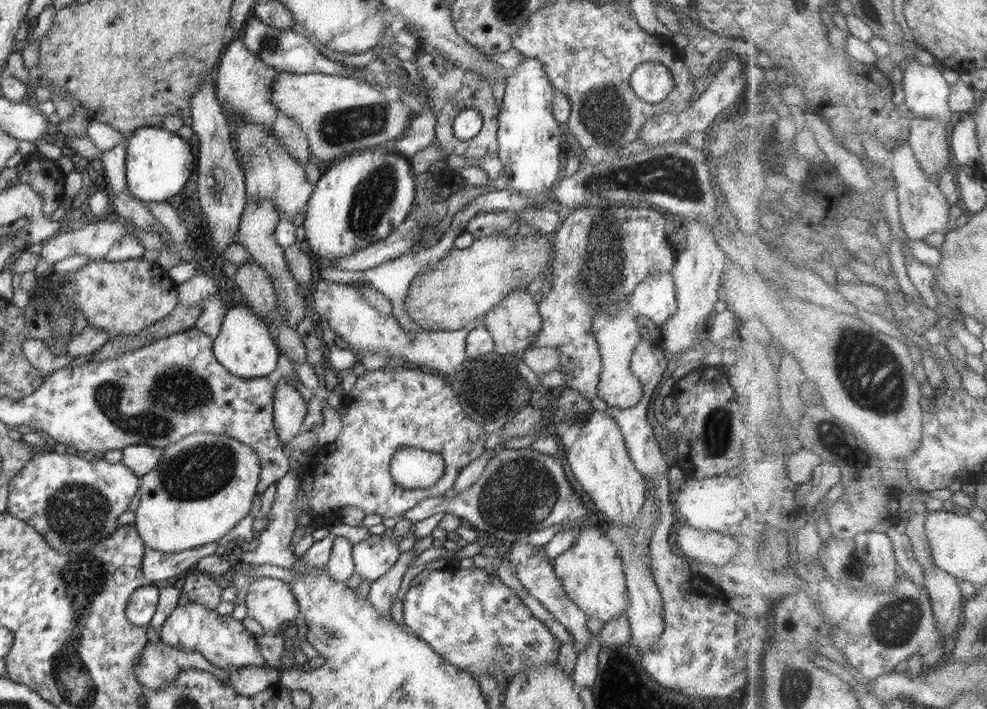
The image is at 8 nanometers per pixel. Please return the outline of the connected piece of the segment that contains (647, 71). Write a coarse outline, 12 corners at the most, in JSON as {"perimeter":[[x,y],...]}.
{"perimeter":[[643,62],[629,85],[642,101],[658,104],[675,82],[663,64]]}

